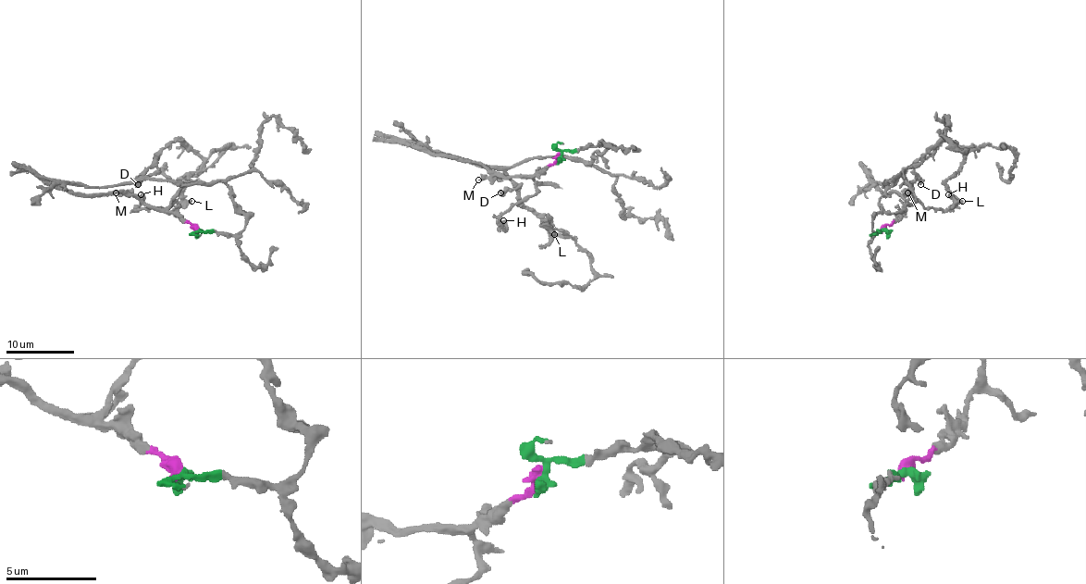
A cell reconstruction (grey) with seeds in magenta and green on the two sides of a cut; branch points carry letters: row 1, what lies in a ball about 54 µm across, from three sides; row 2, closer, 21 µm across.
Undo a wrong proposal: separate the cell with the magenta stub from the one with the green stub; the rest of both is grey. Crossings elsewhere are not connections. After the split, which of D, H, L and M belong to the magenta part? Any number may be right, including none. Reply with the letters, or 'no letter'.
H, M

